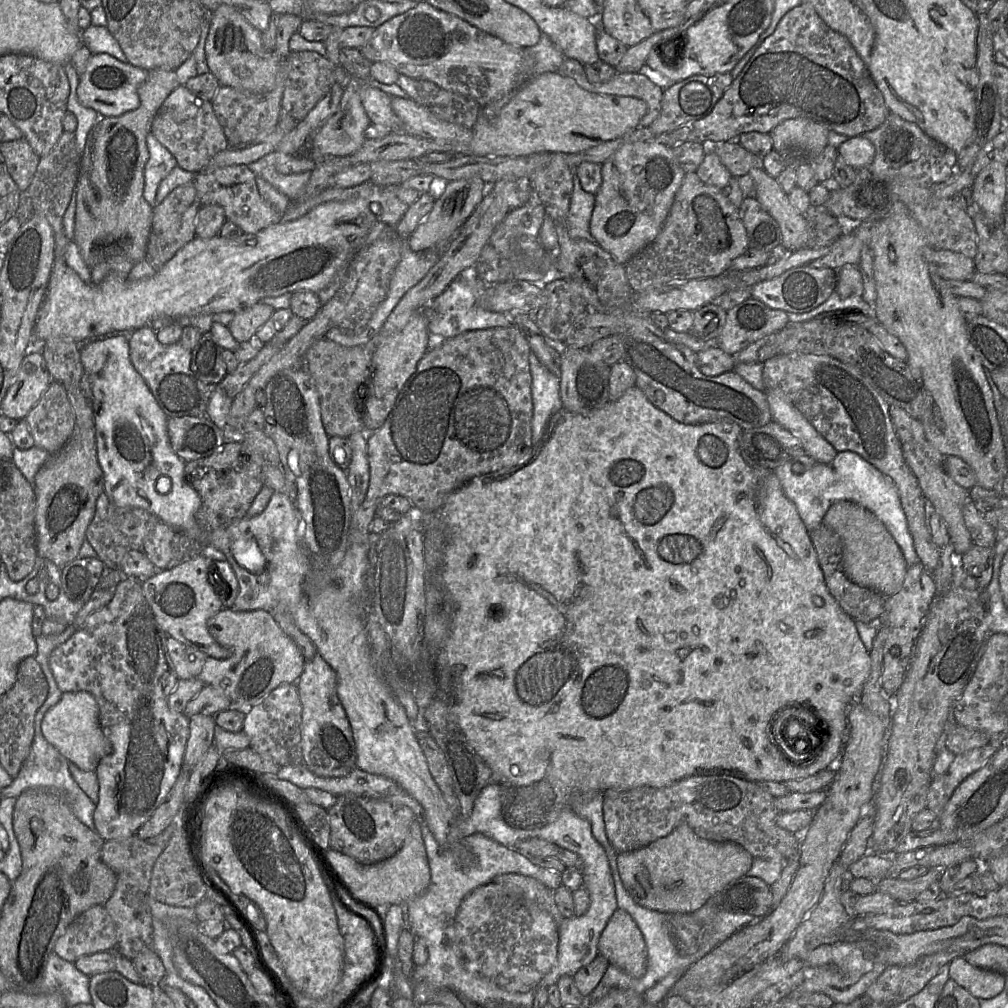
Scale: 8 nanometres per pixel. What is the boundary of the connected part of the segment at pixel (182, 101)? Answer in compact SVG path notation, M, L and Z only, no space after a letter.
M181 84L163 102L153 120L151 132L173 154L178 166L194 173L207 168L214 155L229 146L212 102L195 95Z

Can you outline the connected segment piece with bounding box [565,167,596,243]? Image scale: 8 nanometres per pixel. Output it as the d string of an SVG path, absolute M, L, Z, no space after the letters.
M570 167L573 176L573 190L570 199L570 208L565 219L565 227L573 239L586 239L596 243L590 232L590 219L595 206L595 195L586 192L582 187L577 173Z

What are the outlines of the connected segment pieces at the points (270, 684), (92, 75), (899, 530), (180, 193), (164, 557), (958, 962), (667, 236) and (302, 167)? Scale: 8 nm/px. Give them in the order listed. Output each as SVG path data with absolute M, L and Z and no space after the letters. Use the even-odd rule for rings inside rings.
M222 609L207 621L214 639L232 651L229 658L208 657L199 675L205 685L221 688L231 701L230 709L246 710L262 701L272 690L298 681L305 659L296 643L287 636L266 610Z
M93 54L84 73L79 76L77 97L83 106L96 110L100 117L119 116L139 107L137 89L147 76L148 70L122 62L109 54Z
M852 451L838 452L830 463L818 463L810 456L803 455L791 459L772 470L779 479L785 496L794 503L799 516L808 531L816 528L822 523L825 514L834 502L840 500L852 501L873 512L884 524L901 549L907 566L911 566L920 561L914 549L913 538L908 528L907 519L901 505L897 488L889 478L857 453ZM796 462L804 465L804 472L802 474L796 475L792 472L792 465Z
M193 182L174 189L153 209L153 222L146 250L146 260L160 270L187 243L196 237L196 219L201 207Z
M158 520L144 540L143 552L158 570L169 569L182 562L175 560L174 557L173 538L176 532Z
M956 957L949 964L949 977L977 999L990 999L999 995L1005 986L1005 975L975 967L965 958Z
M696 172L686 173L659 234L625 264L626 275L634 292L654 285L718 277L727 273L732 260L748 249L748 235L740 218L739 208L728 200L723 189L705 184Z
M273 151L248 164L257 178L262 178L293 202L300 200L315 162Z

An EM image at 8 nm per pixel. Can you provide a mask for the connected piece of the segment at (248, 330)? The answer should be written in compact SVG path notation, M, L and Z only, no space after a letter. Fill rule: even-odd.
M263 302L235 313L228 328L238 343L253 340L256 332L267 322L275 309Z

